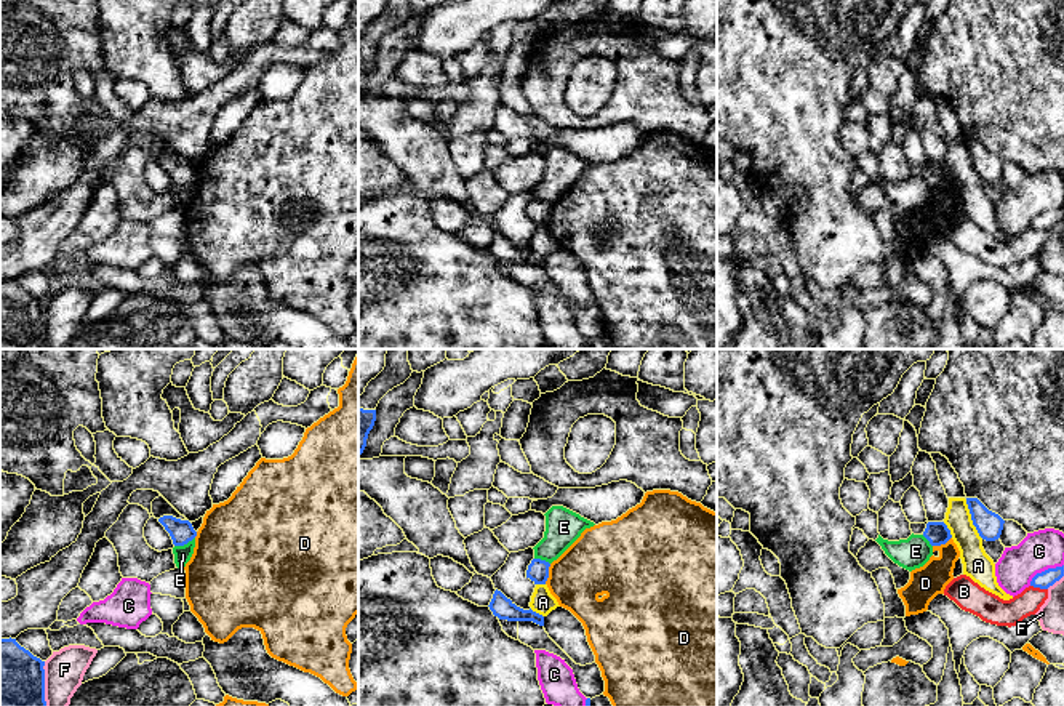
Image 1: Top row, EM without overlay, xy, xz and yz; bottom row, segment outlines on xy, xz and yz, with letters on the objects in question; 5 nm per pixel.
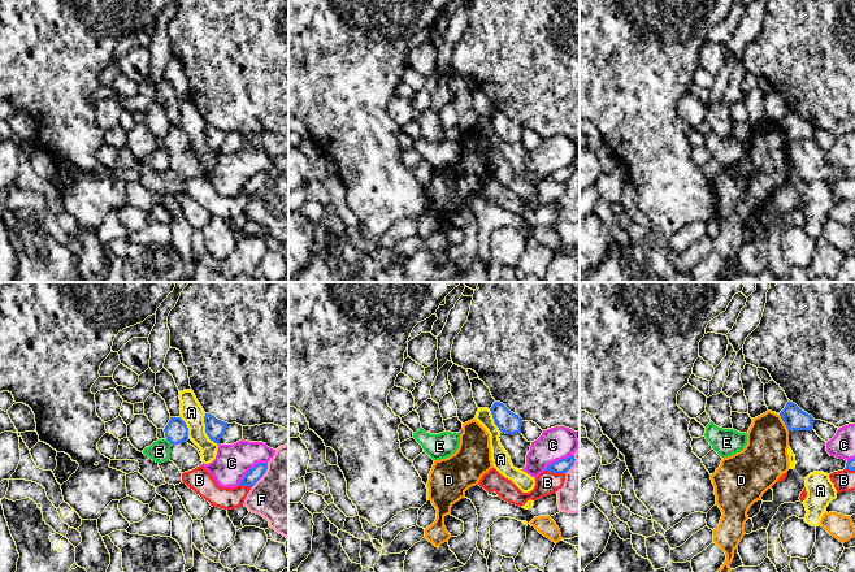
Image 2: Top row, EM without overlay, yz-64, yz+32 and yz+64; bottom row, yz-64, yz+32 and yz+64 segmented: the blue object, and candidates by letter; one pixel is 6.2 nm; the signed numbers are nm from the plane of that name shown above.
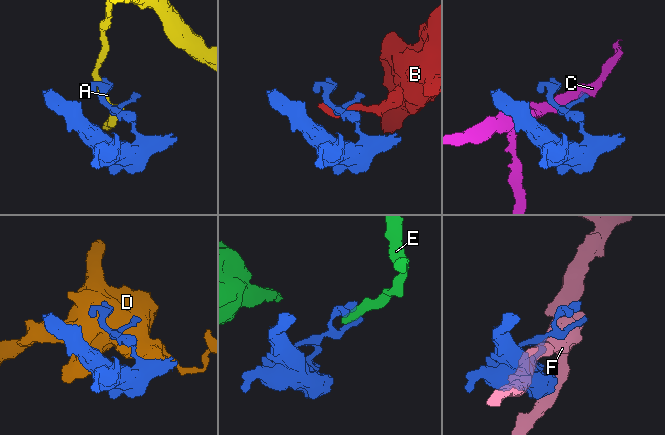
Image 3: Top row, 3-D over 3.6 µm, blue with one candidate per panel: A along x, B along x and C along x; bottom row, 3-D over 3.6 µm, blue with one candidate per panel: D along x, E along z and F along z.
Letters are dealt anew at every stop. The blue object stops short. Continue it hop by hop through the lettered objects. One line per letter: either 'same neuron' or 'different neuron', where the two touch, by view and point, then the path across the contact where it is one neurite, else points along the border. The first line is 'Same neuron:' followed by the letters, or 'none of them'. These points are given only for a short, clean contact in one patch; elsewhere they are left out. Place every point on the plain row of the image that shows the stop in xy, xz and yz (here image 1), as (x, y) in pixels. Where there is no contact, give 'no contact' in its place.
Same neuron: none of them
A: different neuron; contact yz (972, 160); border yz (965, 141), (972, 165), (983, 180)
B: different neuron; contact yz (1039, 228)
C: different neuron; contact yz (1045, 212)
D: different neuron; contact xz (548, 215)
E: different neuron; contact xy (184, 184); border xy (194, 178), (175, 188)
F: different neuron; contact xy (44, 325)

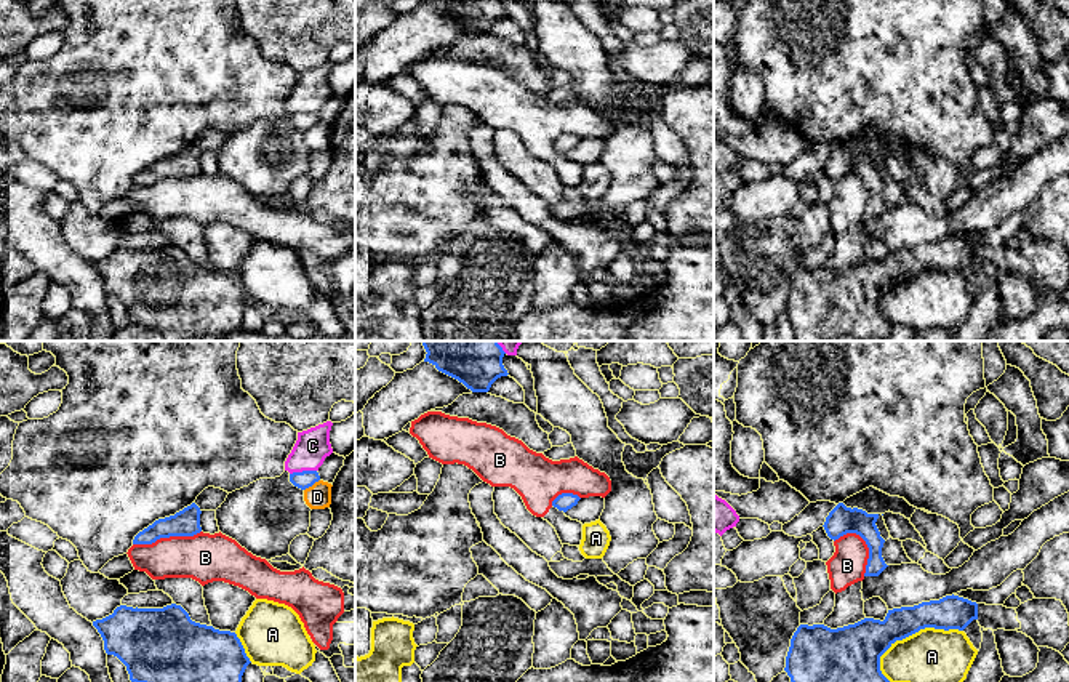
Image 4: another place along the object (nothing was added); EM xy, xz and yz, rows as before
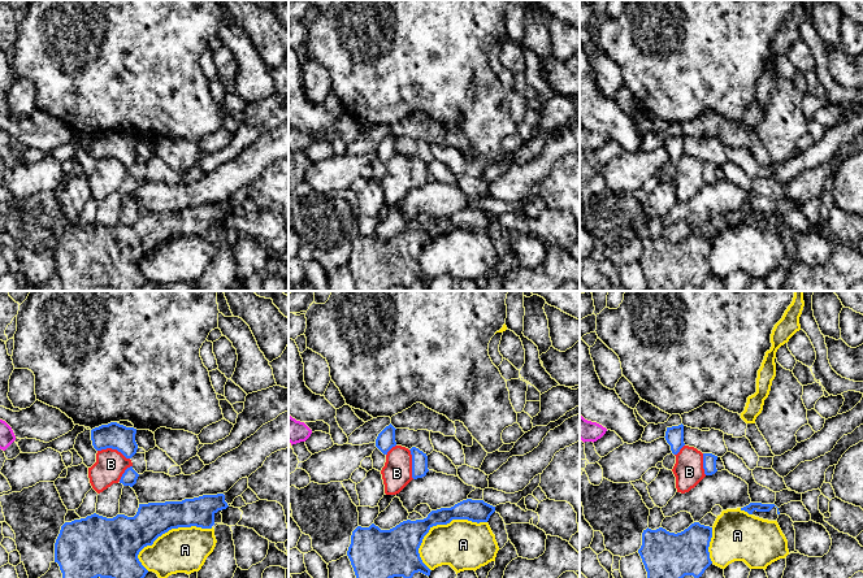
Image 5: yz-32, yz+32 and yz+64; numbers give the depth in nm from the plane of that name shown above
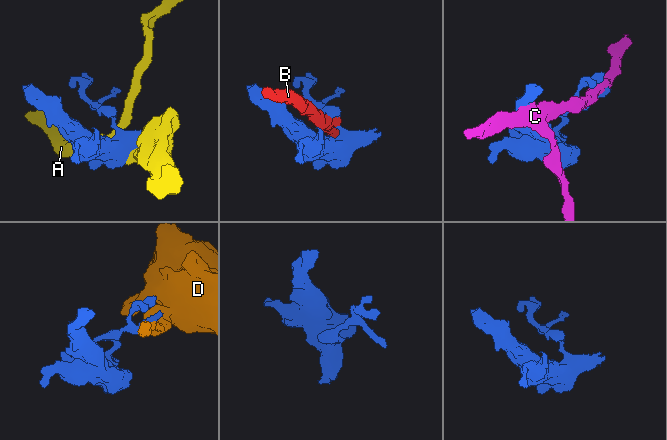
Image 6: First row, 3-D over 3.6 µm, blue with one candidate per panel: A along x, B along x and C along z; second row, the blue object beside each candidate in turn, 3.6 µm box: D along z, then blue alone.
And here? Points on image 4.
Same neuron: none of them
A: different neuron; contact yz (912, 274)
B: different neuron; contact xy (167, 178)
C: different neuron; contact xy (303, 112)
D: different neuron; contact xy (311, 127)

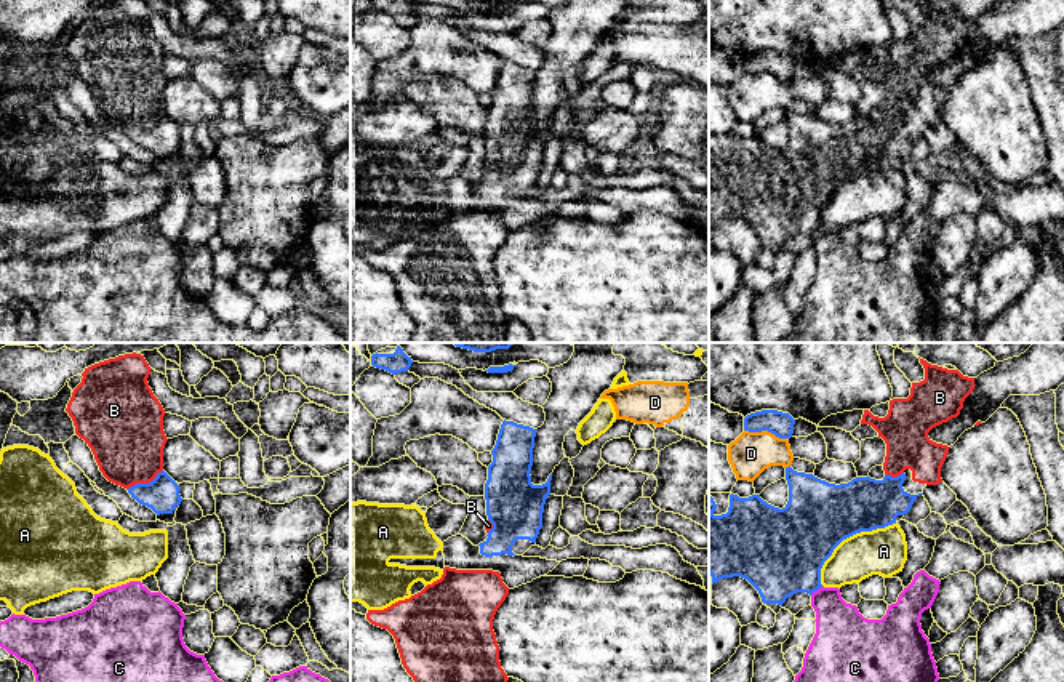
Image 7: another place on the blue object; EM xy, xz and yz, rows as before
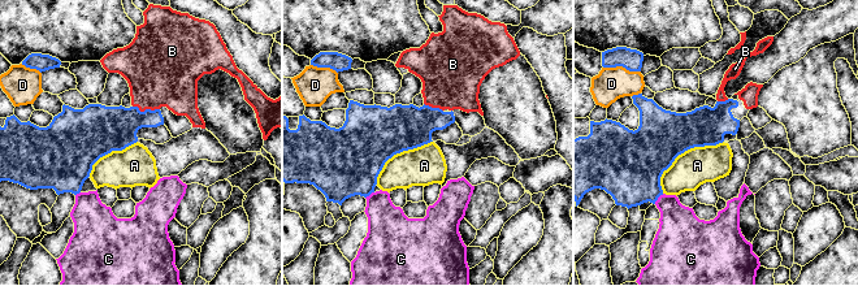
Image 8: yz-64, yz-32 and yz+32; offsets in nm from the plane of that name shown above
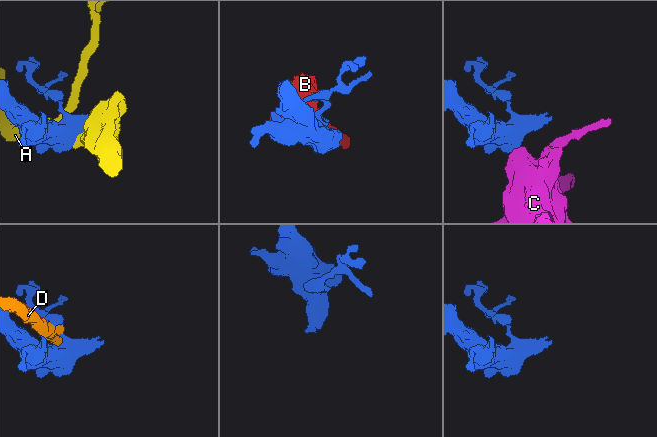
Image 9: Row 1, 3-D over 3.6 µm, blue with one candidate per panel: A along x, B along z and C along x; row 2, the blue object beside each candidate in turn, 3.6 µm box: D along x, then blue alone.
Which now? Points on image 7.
Same neuron: B
A: different neuron; contact yz (847, 178)
B: same neuron; contact xy (144, 125); way xy (162, 136), (144, 125), (130, 96), (127, 79)
C: different neuron; contact yz (816, 231); border yz (823, 228), (810, 236)
D: different neuron; contact yz (765, 71)

